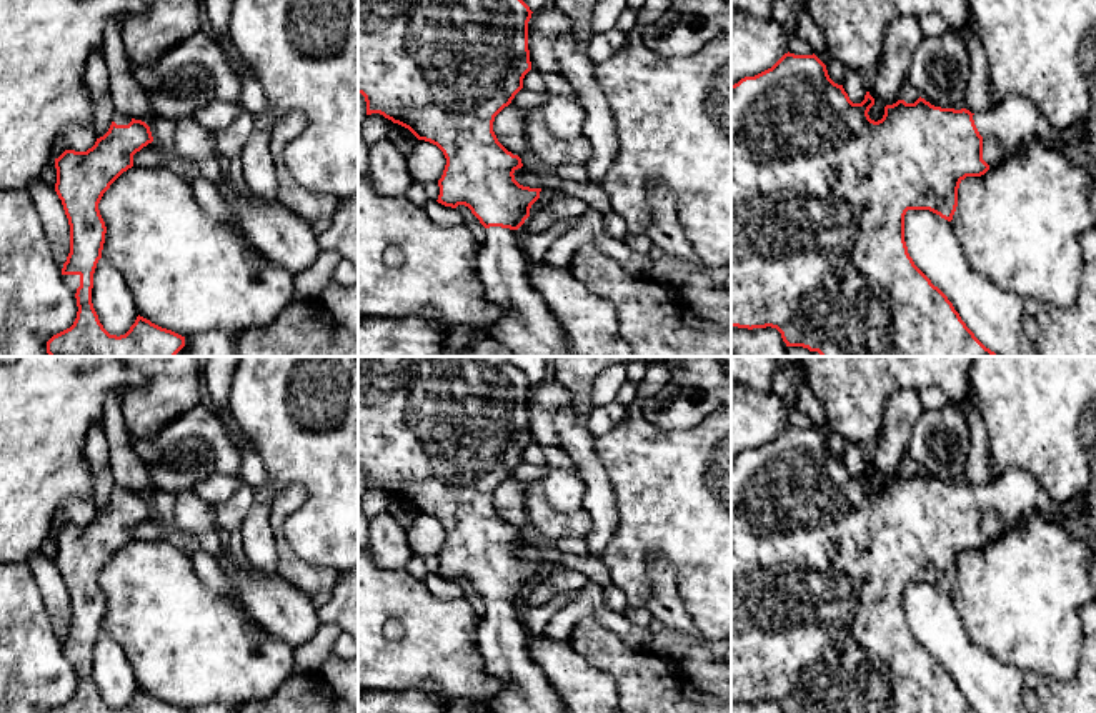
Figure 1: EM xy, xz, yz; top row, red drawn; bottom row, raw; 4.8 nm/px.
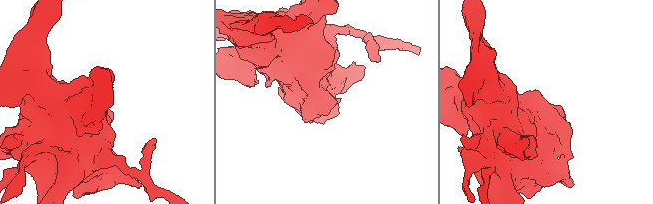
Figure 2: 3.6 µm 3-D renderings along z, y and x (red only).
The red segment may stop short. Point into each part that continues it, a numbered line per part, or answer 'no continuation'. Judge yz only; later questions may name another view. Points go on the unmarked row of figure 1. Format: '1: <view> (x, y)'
1: yz (1015, 493)

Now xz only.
1: xz (502, 638)

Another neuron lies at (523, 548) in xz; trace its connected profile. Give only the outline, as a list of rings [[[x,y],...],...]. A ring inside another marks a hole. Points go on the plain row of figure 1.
[[[521,540],[518,543],[515,543],[515,553],[523,558],[523,560],[530,560],[530,561],[543,561],[548,555],[545,550],[531,545],[526,540]]]

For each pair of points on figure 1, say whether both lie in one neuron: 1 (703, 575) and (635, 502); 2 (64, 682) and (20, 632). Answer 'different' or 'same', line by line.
1: same
2: same

